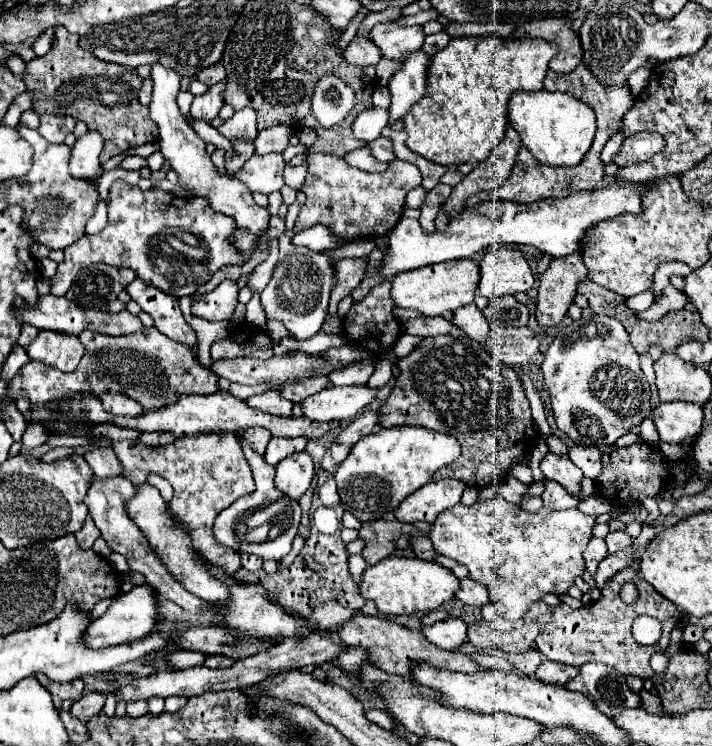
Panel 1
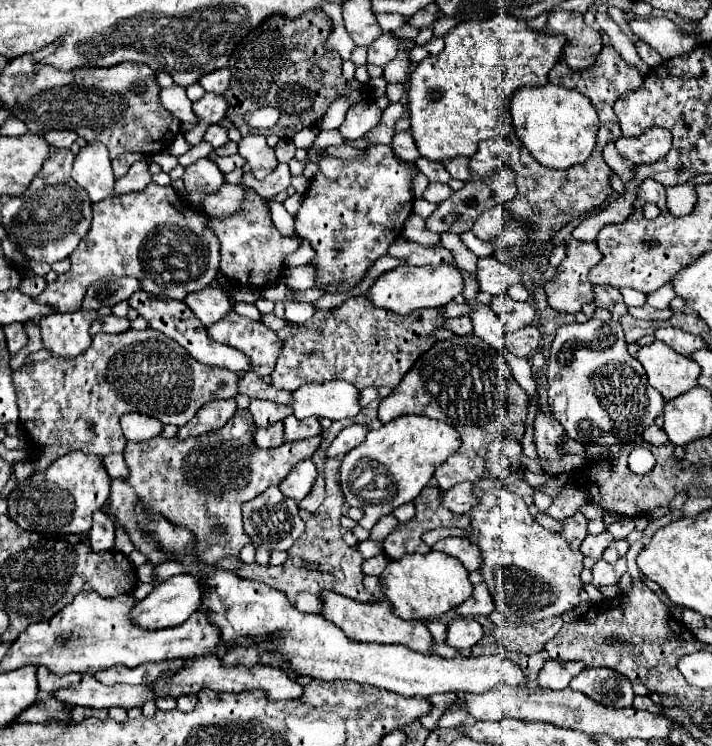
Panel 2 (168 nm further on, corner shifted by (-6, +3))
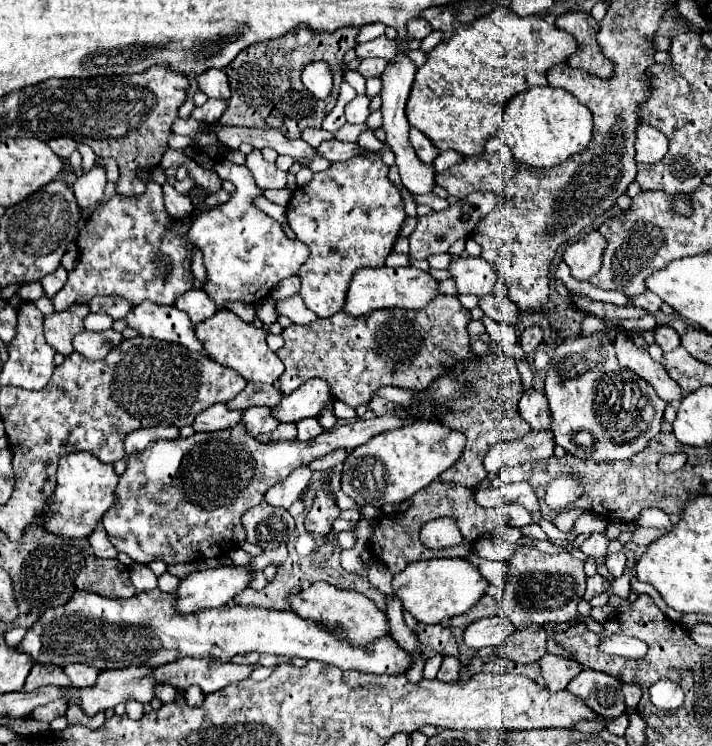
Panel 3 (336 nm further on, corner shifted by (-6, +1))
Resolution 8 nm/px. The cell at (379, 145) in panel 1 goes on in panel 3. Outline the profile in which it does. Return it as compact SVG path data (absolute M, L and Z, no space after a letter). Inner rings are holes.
M410 129L410 143L412 143L412 147L414 147L414 151L416 151L416 157L422 161L422 163L432 163L434 161L434 157L438 155L438 151L436 151L436 147L432 147L432 143L430 143L430 139L424 135L424 133L420 133L418 129Z

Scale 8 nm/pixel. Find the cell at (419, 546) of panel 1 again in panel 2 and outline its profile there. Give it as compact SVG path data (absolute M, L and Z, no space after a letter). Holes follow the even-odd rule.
M446 537L446 539L440 539L440 541L436 541L432 545L432 549L460 559L468 571L480 571L480 567L482 567L480 549L476 547L476 543L468 541L466 537Z

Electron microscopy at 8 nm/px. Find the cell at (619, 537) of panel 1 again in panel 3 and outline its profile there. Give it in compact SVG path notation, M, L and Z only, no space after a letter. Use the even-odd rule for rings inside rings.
M620 551L620 553L614 553L614 555L608 555L606 557L606 567L608 571L614 575L614 577L620 577L624 567L626 567L626 555Z

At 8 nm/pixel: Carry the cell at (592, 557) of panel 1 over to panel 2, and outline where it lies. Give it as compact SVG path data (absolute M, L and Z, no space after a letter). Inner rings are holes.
M608 531L600 533L600 535L586 535L586 539L582 541L582 553L590 555L594 559L602 559L604 549L612 543L612 535Z

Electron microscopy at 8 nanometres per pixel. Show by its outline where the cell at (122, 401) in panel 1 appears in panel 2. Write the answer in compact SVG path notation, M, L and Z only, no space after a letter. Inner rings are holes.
M126 413L120 419L120 425L122 425L122 433L126 441L134 441L134 443L150 441L162 435L162 429L164 429L164 425L158 419L150 419L140 413Z

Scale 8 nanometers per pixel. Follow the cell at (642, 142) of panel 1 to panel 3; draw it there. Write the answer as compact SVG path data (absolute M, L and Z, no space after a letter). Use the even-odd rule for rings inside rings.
M638 125L636 129L636 163L656 163L668 151L668 139L652 125Z

